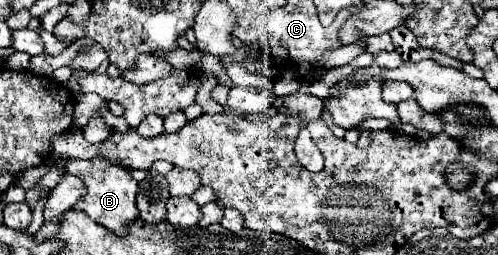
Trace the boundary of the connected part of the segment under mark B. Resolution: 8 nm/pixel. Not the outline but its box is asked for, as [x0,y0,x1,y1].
[66,157,138,235]

